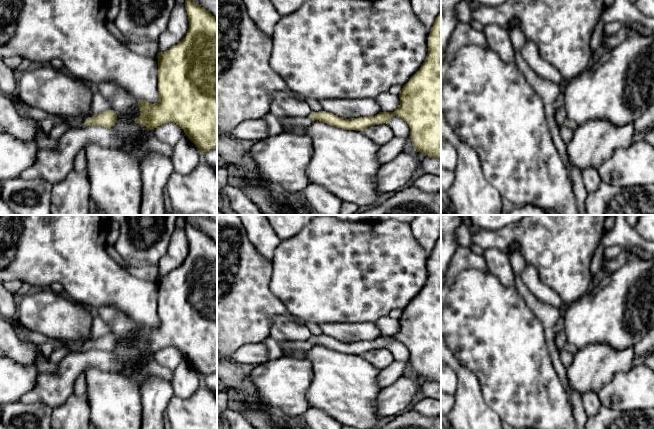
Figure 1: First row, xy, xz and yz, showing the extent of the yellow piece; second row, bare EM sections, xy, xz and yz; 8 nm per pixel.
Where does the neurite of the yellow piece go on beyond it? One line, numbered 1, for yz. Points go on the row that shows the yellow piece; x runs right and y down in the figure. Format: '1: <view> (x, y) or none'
1: yz (571, 124)

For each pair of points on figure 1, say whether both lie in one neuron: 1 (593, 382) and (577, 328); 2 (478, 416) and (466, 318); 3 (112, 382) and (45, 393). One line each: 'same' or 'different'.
1: different
2: different
3: different

